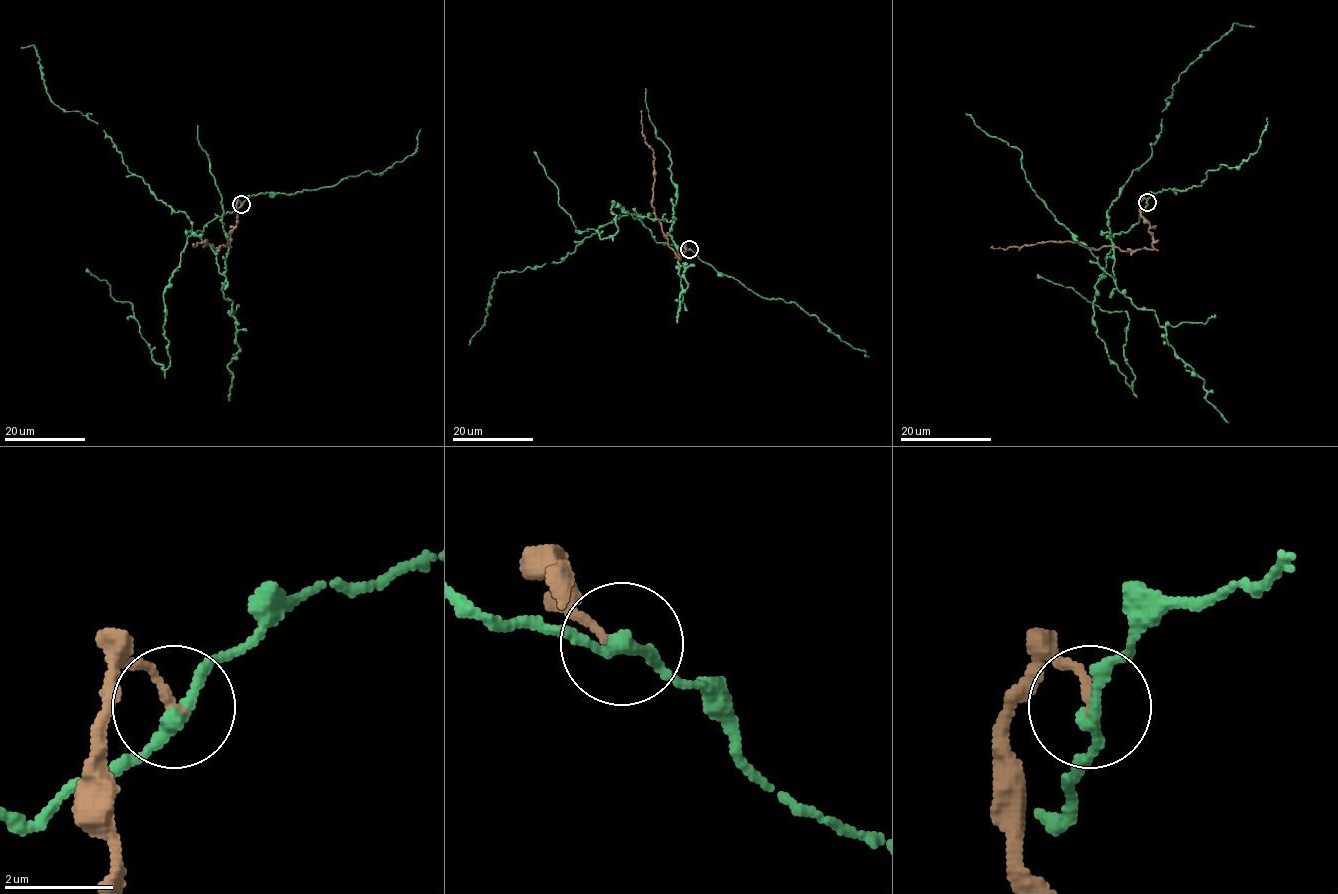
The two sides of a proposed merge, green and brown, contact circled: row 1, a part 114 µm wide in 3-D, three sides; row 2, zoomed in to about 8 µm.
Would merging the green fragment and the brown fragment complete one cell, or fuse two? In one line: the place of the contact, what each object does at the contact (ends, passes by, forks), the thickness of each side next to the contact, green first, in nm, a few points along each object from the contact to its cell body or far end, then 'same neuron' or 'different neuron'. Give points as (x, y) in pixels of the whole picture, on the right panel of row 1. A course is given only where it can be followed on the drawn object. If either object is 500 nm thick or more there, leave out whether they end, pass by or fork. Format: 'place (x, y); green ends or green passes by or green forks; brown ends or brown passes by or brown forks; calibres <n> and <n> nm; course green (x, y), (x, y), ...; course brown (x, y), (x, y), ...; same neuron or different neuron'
place (1147, 202); green passes by; brown ends; calibres 240 and 180 nm; course green (1146, 201), (1138, 222), (1111, 239), (1093, 303), (1096, 335), (1130, 387), (1128, 315), (1036, 276); course brown (1146, 201), (1139, 204), (1139, 215), (1149, 225), (1152, 249), (1096, 249), (1069, 241), (990, 248); different neuron

